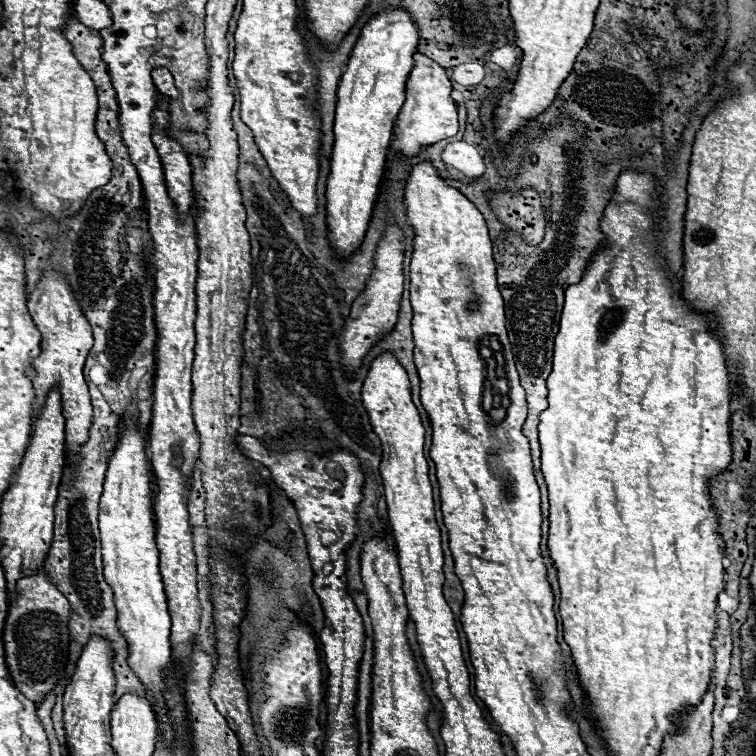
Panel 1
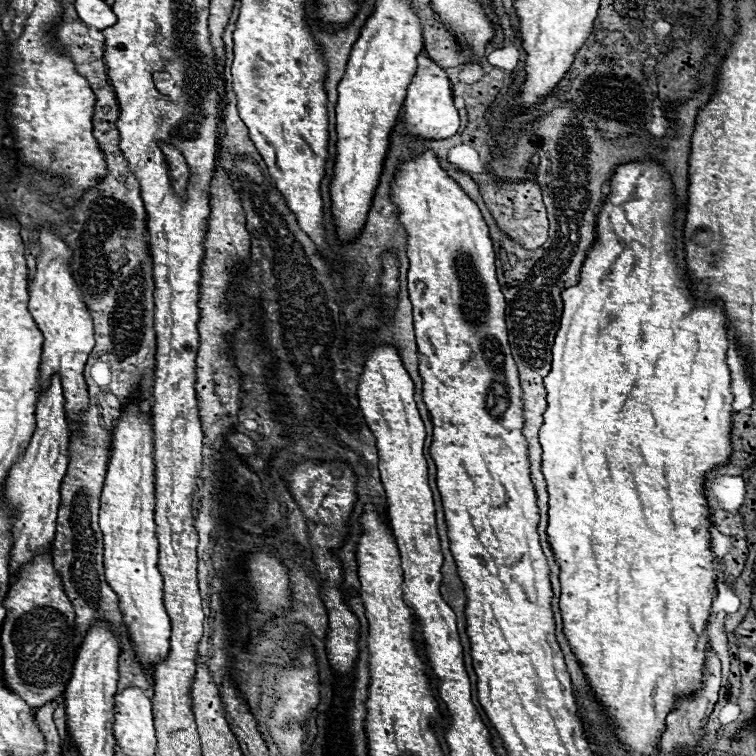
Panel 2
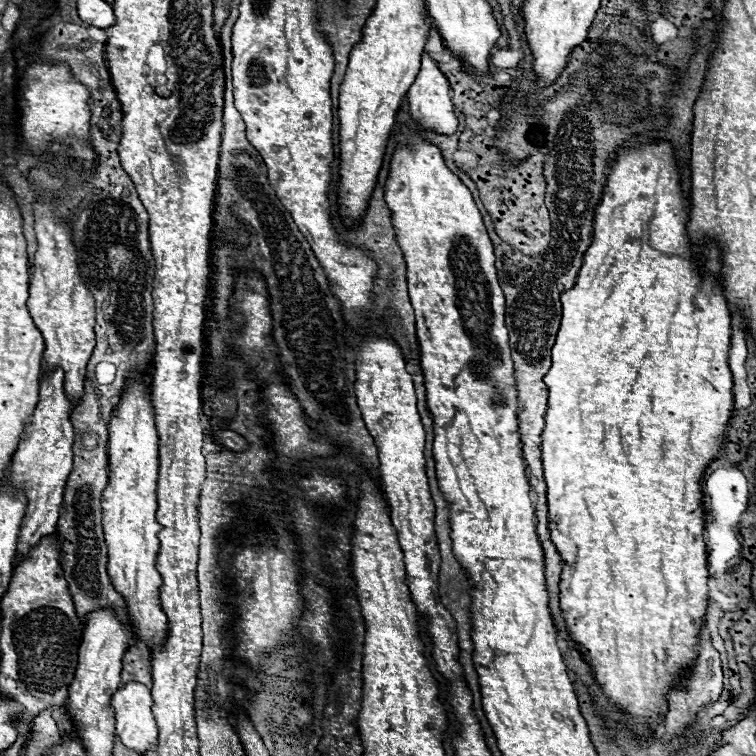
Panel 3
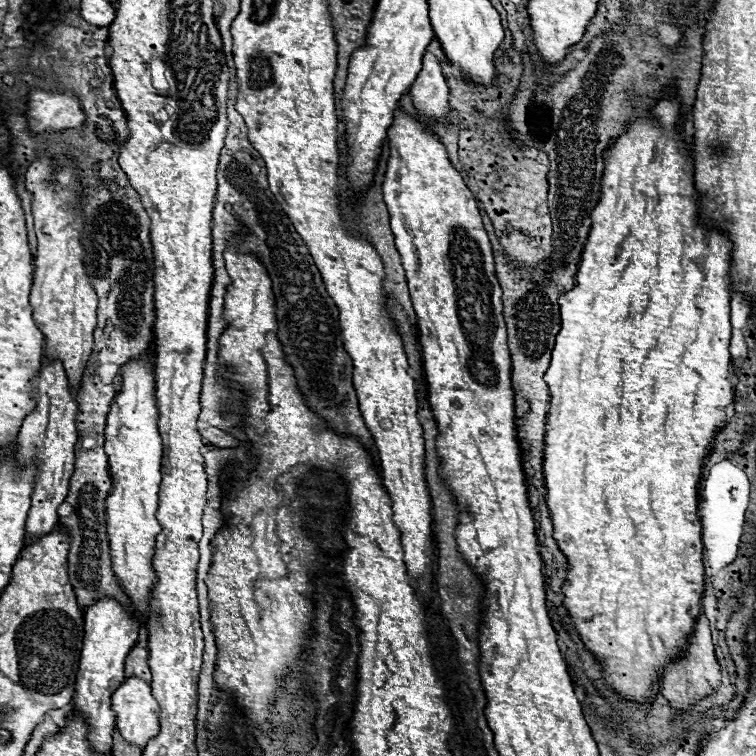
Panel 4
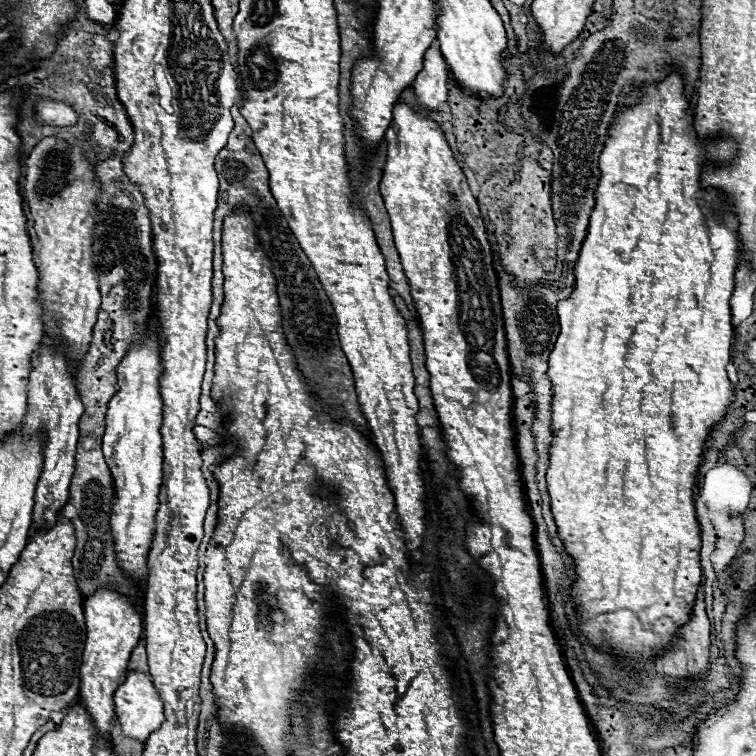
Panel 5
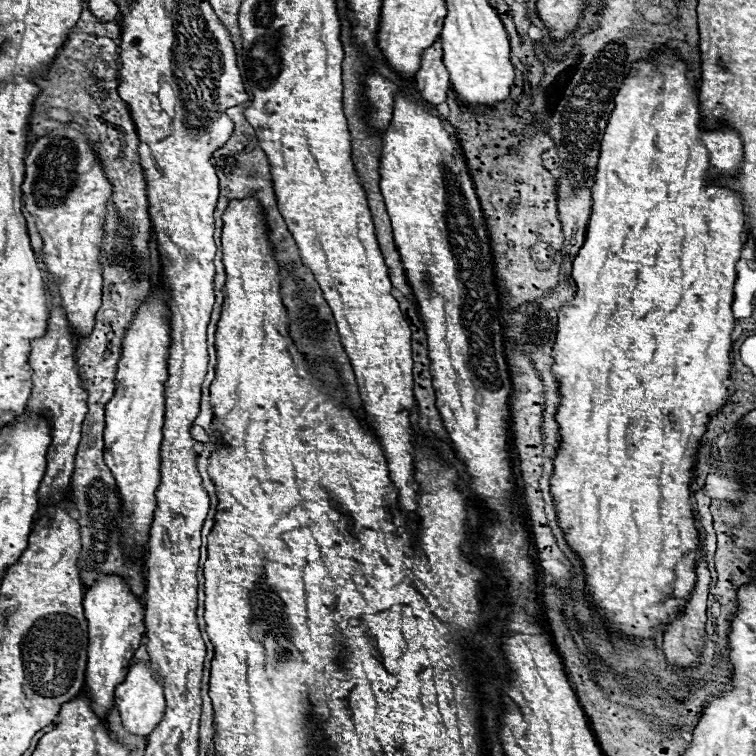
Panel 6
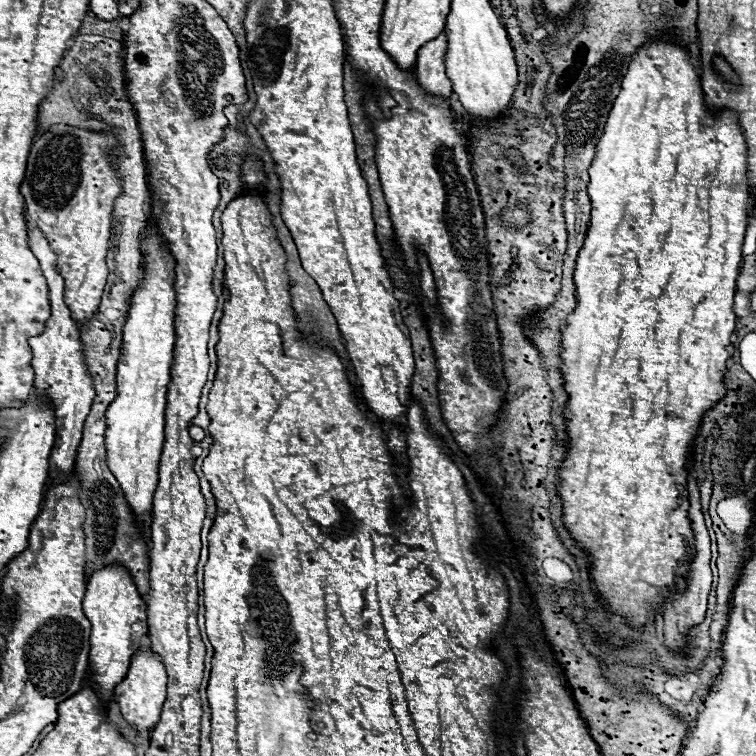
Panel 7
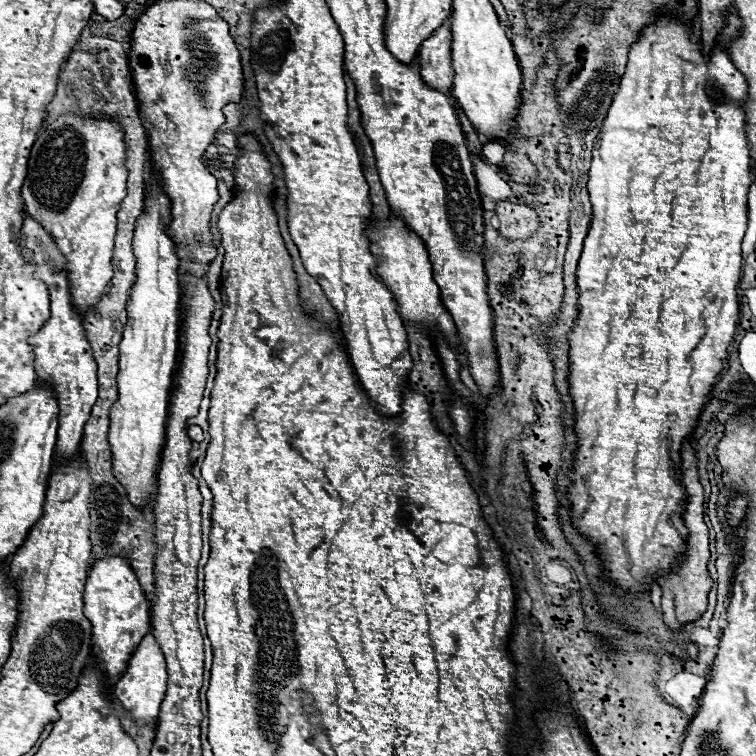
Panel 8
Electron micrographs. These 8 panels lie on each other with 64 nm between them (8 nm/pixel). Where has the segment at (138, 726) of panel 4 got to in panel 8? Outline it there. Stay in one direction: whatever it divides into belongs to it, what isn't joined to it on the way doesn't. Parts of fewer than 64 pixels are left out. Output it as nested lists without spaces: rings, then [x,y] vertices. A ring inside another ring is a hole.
[[[146,634],[138,648],[134,650],[126,672],[120,676],[120,680],[114,684],[114,694],[122,702],[124,710],[128,712],[130,718],[136,722],[156,722],[160,704],[166,694],[166,662],[160,646],[154,642],[152,634]]]

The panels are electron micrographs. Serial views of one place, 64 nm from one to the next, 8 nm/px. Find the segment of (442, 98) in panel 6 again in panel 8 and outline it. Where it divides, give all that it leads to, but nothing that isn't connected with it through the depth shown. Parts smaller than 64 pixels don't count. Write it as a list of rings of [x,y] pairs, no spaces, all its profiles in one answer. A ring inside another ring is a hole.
[[[446,20],[432,34],[432,38],[428,38],[418,50],[418,64],[420,64],[420,74],[424,82],[428,82],[428,86],[444,94],[450,94],[450,88],[452,88],[450,44],[452,44],[450,20]]]

